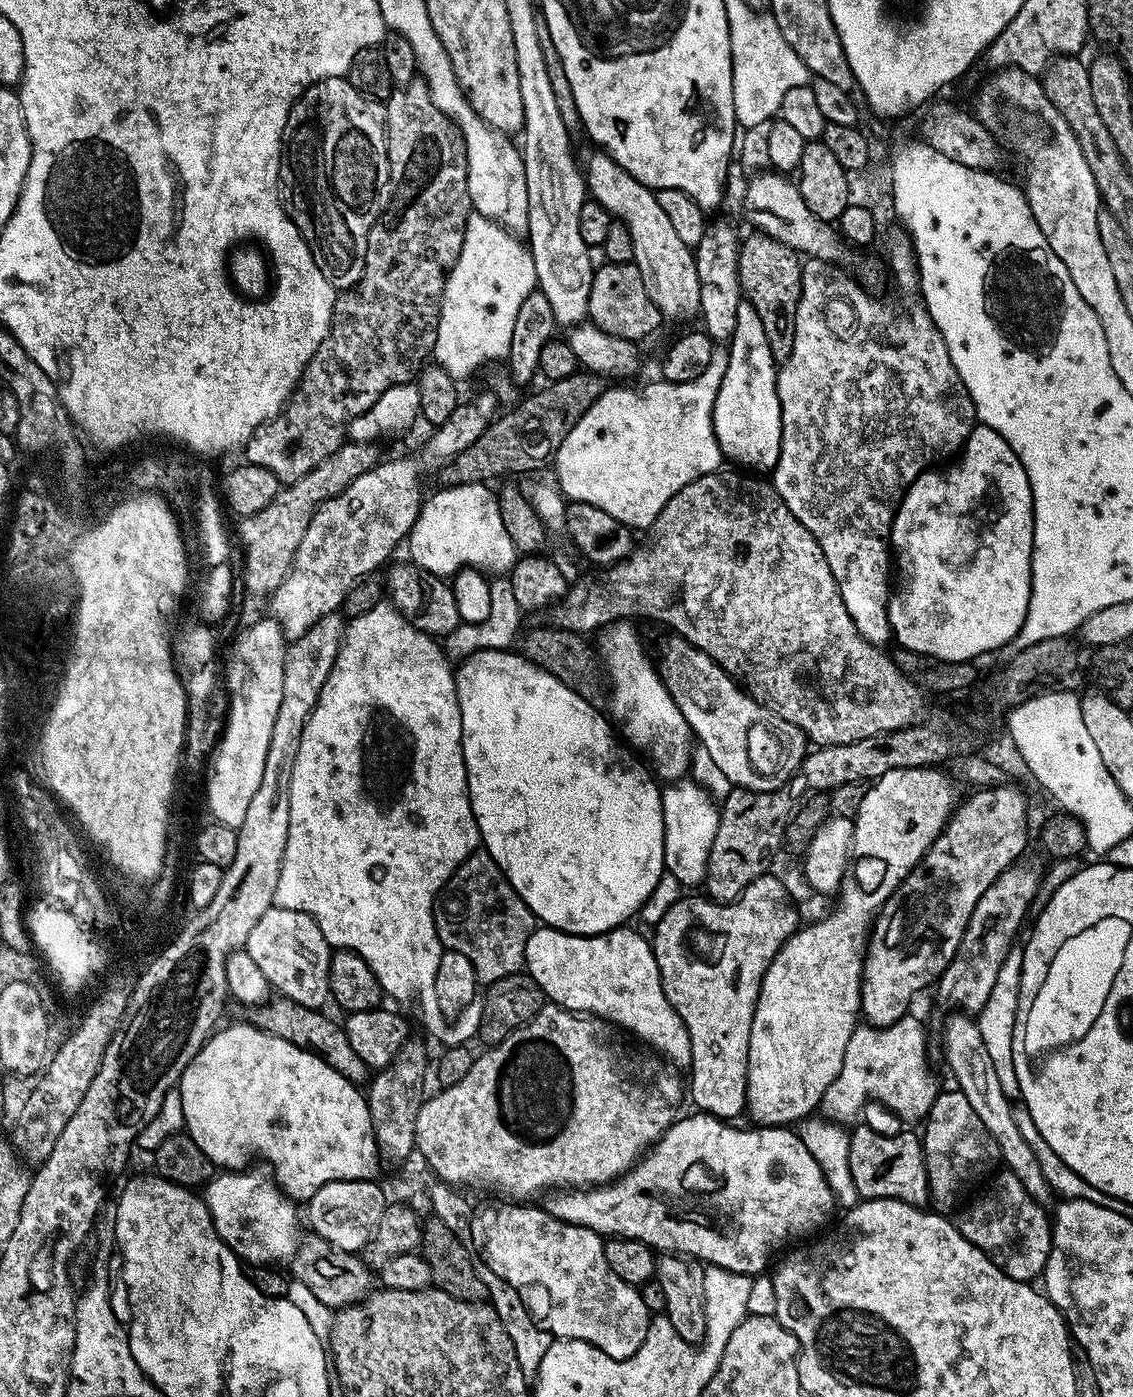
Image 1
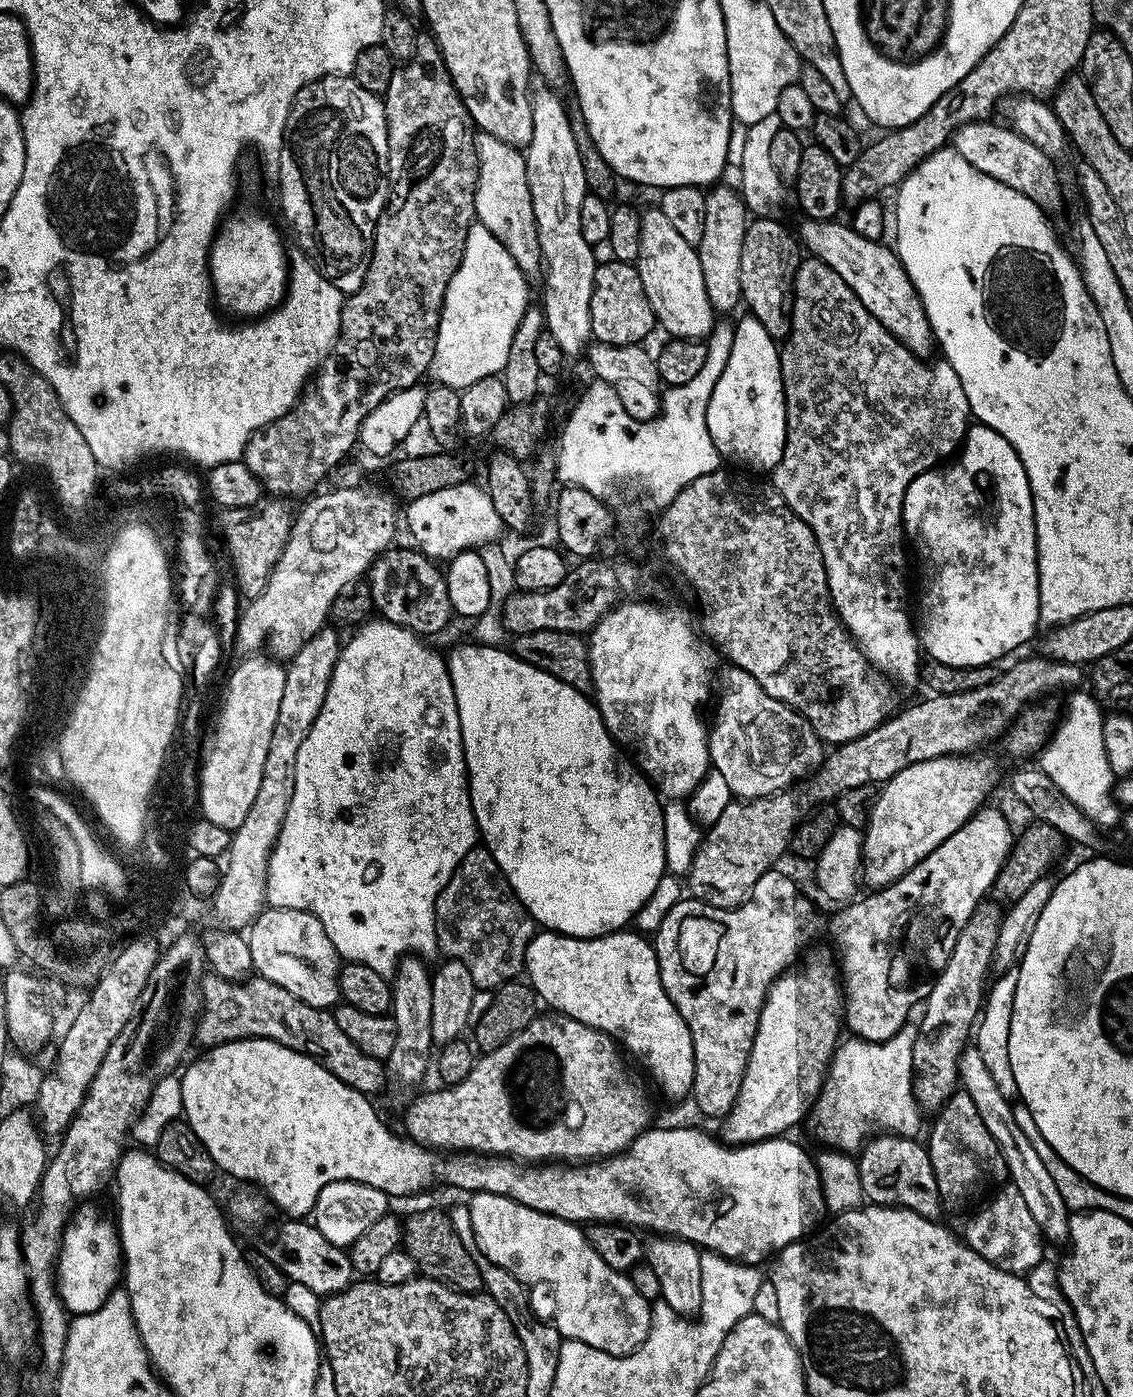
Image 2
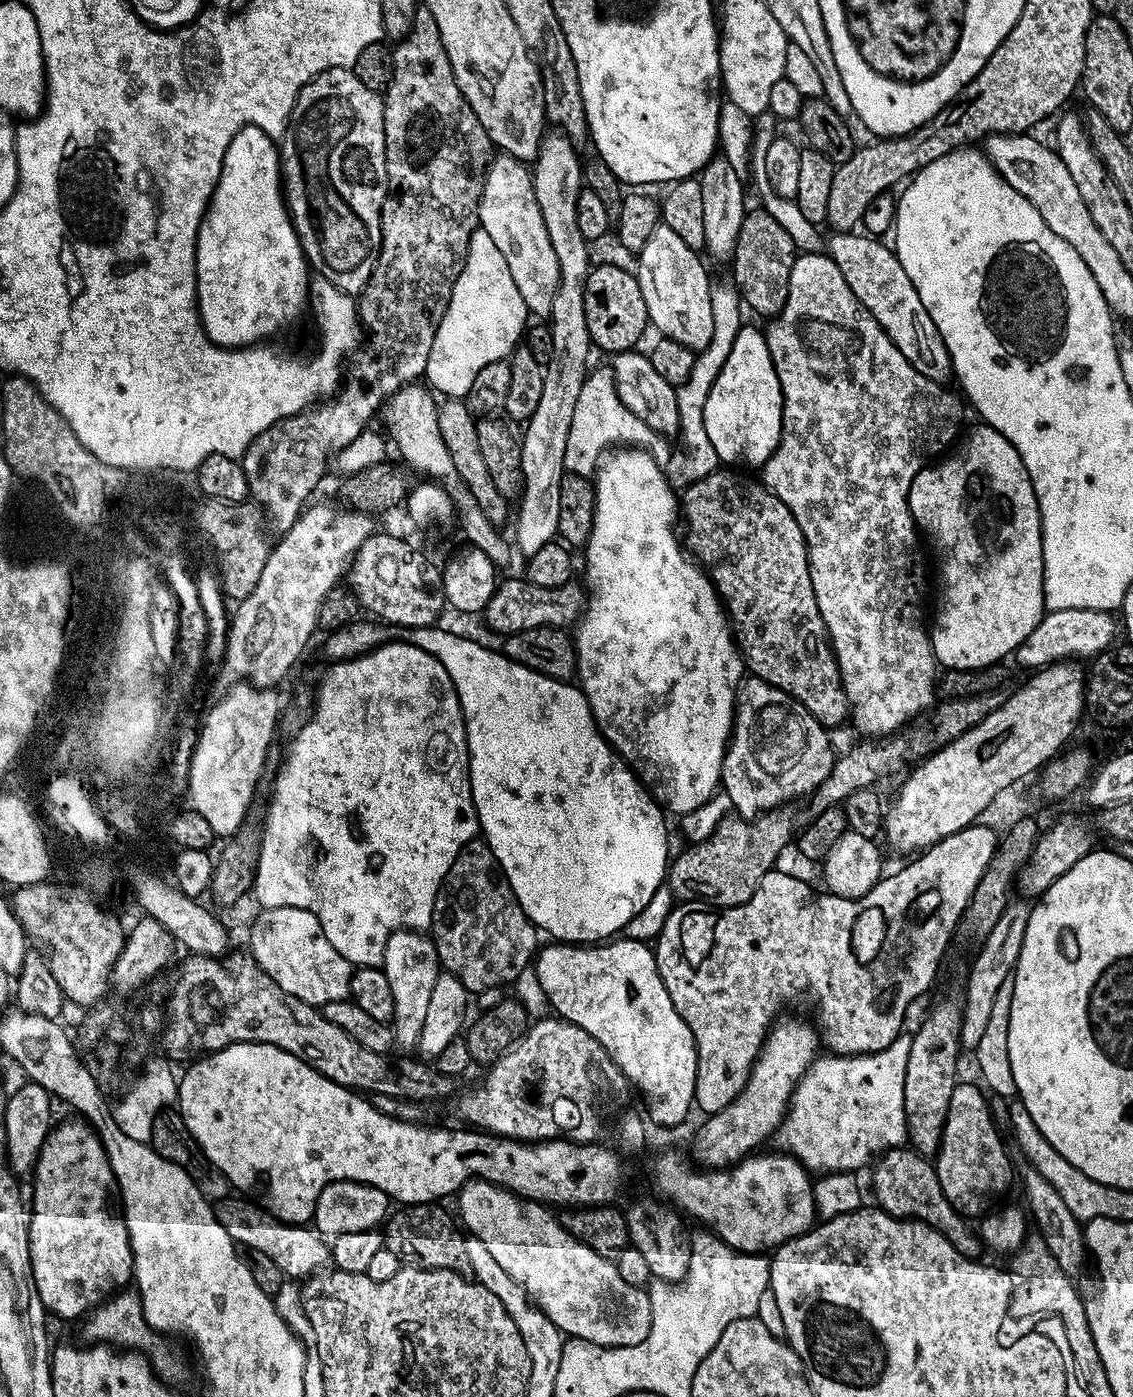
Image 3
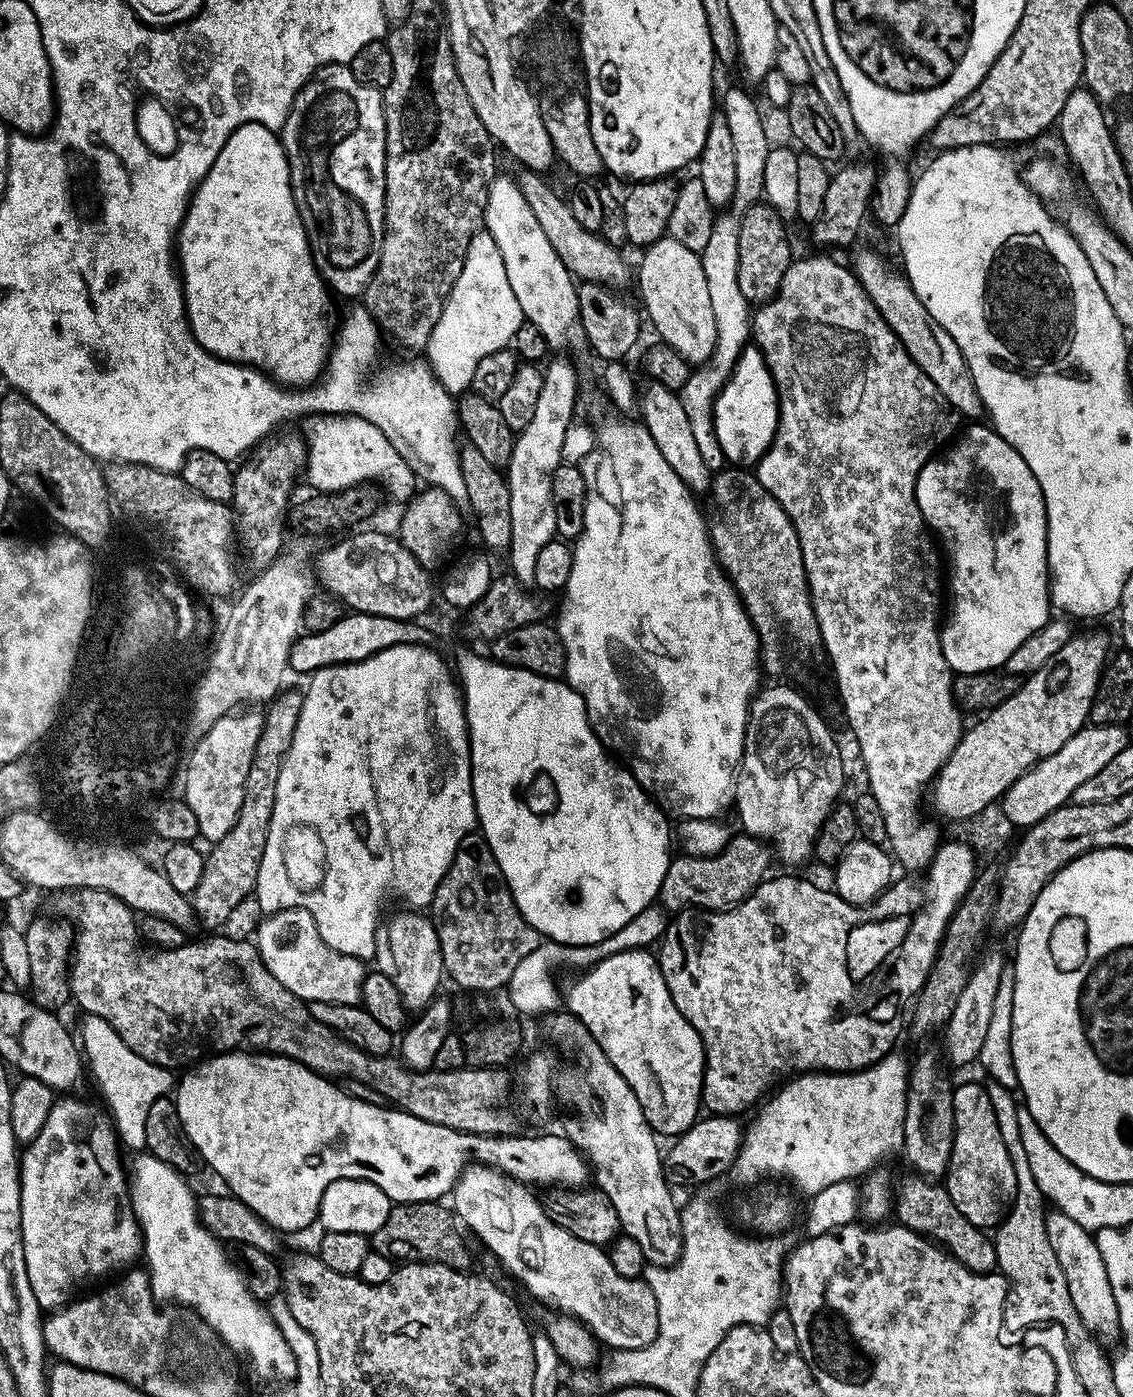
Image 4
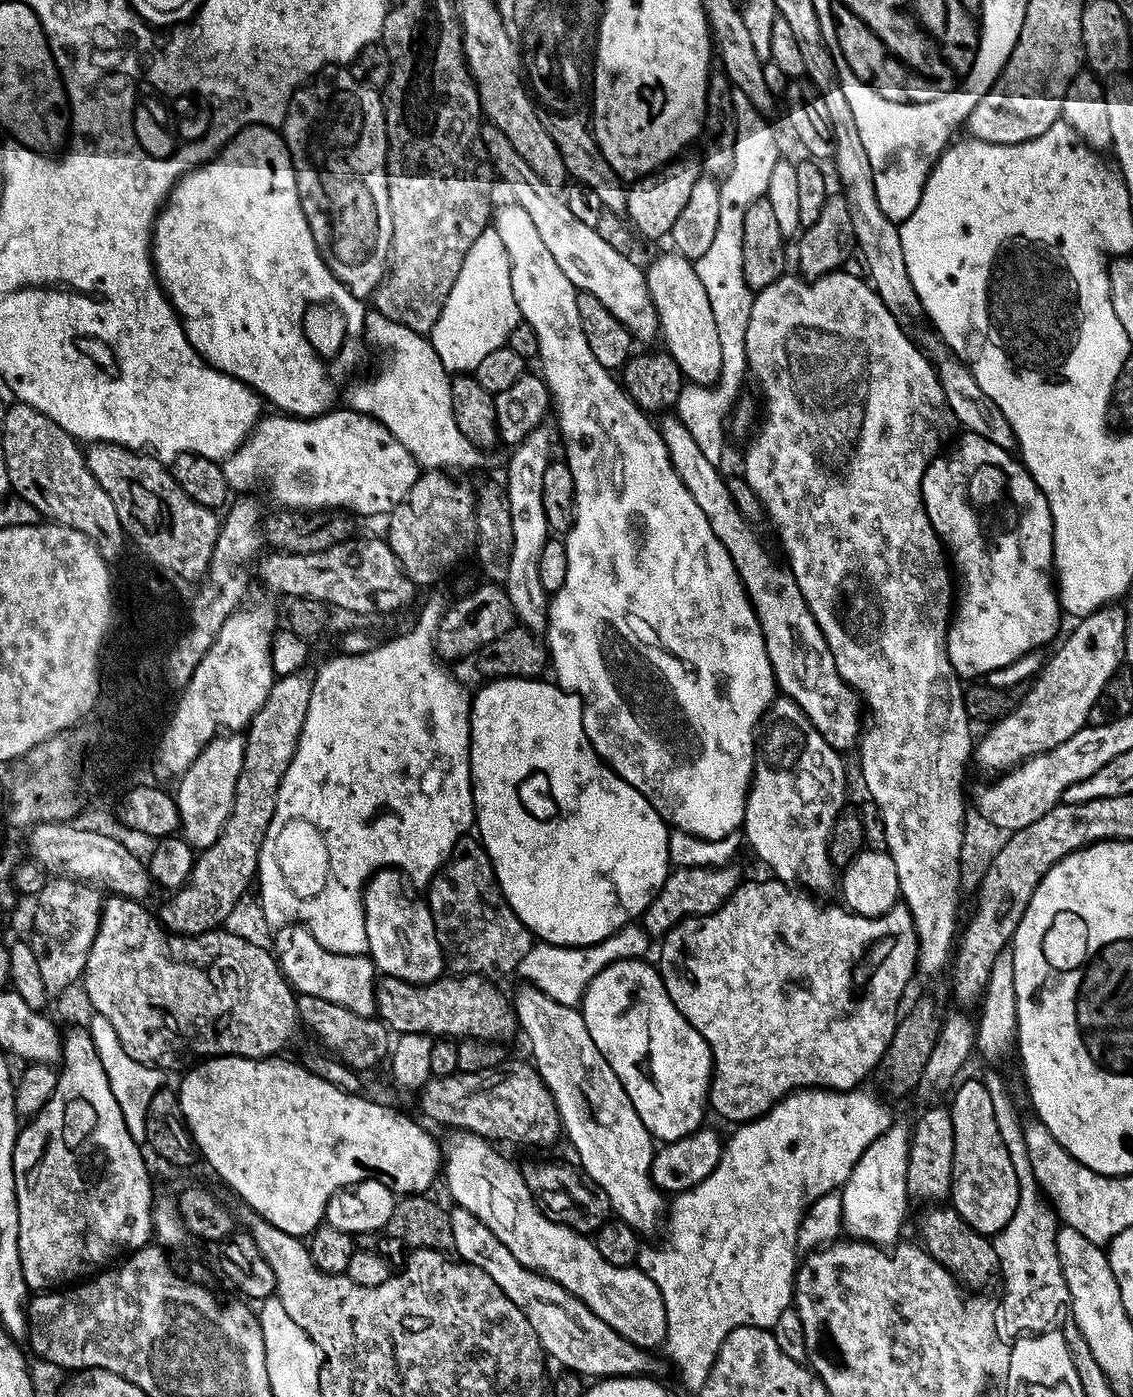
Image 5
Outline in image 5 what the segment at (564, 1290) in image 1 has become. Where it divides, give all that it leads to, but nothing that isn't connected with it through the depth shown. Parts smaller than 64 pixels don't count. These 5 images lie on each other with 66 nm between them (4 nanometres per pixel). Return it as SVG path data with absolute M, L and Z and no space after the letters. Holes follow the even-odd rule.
M456 1130L451 1135L453 1136L449 1138L448 1144L446 1140L442 1148L442 1180L448 1183L448 1192L453 1200L451 1203L455 1207L470 1210L470 1214L479 1218L496 1235L498 1242L502 1242L502 1246L506 1246L506 1250L510 1250L510 1254L518 1258L522 1266L535 1268L554 1282L558 1282L558 1286L578 1297L587 1308L594 1310L594 1314L598 1314L598 1318L602 1318L602 1322L606 1322L615 1332L622 1334L622 1338L634 1342L639 1348L659 1349L666 1338L668 1323L662 1294L658 1286L654 1286L652 1279L640 1271L639 1267L619 1268L606 1262L606 1258L598 1254L595 1243L585 1233L576 1232L549 1218L547 1212L530 1194L523 1171L519 1167L515 1168L496 1149L499 1147L493 1146L483 1136L475 1136L473 1132Z

